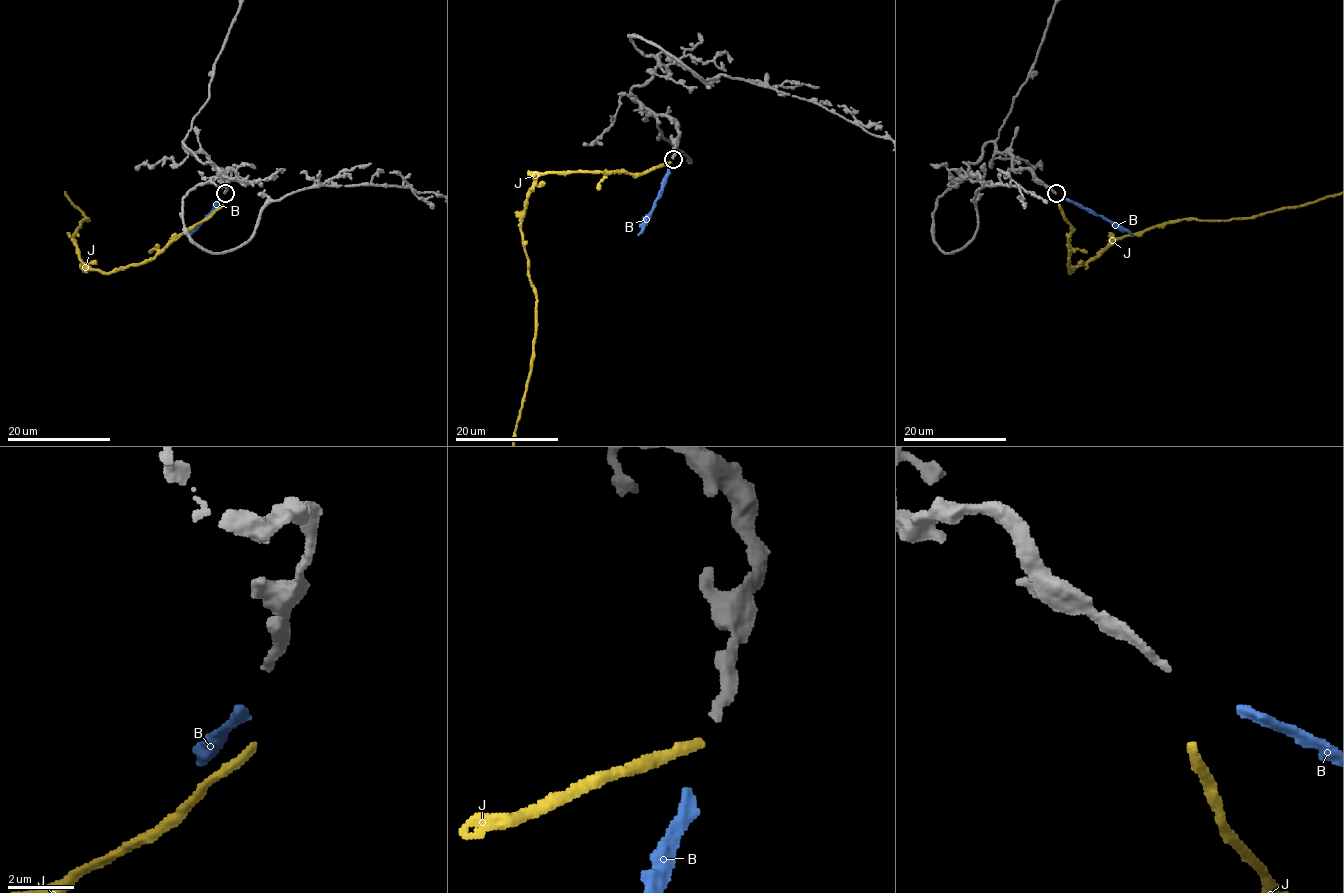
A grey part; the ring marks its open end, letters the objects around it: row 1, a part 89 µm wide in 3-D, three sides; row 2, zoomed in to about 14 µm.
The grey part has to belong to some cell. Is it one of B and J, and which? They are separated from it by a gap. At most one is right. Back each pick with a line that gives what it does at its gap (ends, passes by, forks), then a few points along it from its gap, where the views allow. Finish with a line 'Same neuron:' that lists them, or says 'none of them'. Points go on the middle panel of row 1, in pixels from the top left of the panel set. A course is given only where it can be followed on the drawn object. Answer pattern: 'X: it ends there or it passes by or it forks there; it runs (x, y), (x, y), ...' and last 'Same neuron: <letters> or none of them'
B: it ends there; it runs (669, 169), (663, 190), (638, 235)
Same neuron: B

